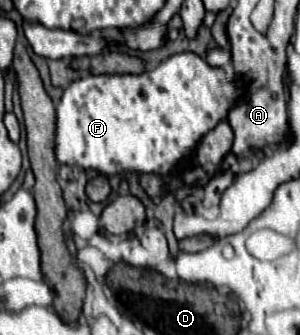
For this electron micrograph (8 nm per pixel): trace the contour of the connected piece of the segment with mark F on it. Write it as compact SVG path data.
M178 53L172 55L170 59L162 61L158 67L154 67L148 73L142 75L86 75L80 77L76 81L72 81L64 93L62 99L56 107L56 161L70 165L70 167L88 167L88 169L100 169L100 173L106 175L116 175L122 171L138 171L138 173L156 173L156 175L168 175L178 163L184 163L192 153L196 143L210 131L216 127L216 123L220 119L226 119L228 109L234 105L234 101L244 93L244 89L236 89L234 83L226 83L226 75L224 69L212 69L202 57L198 57L196 53Z

